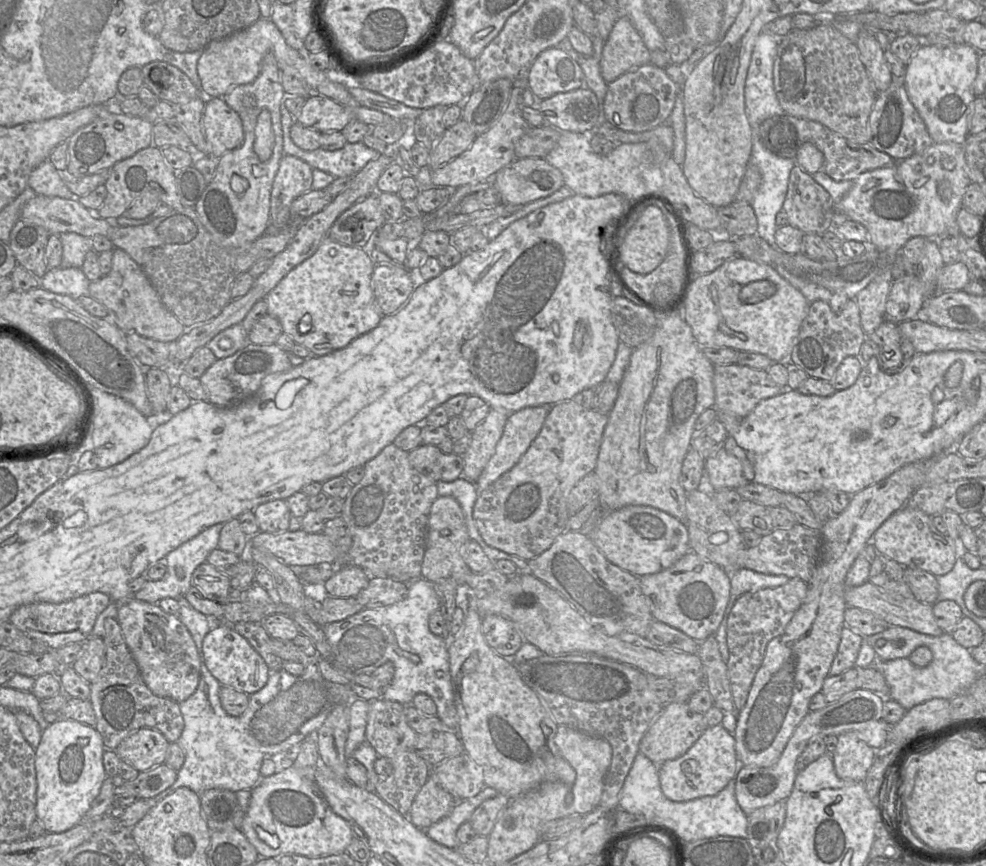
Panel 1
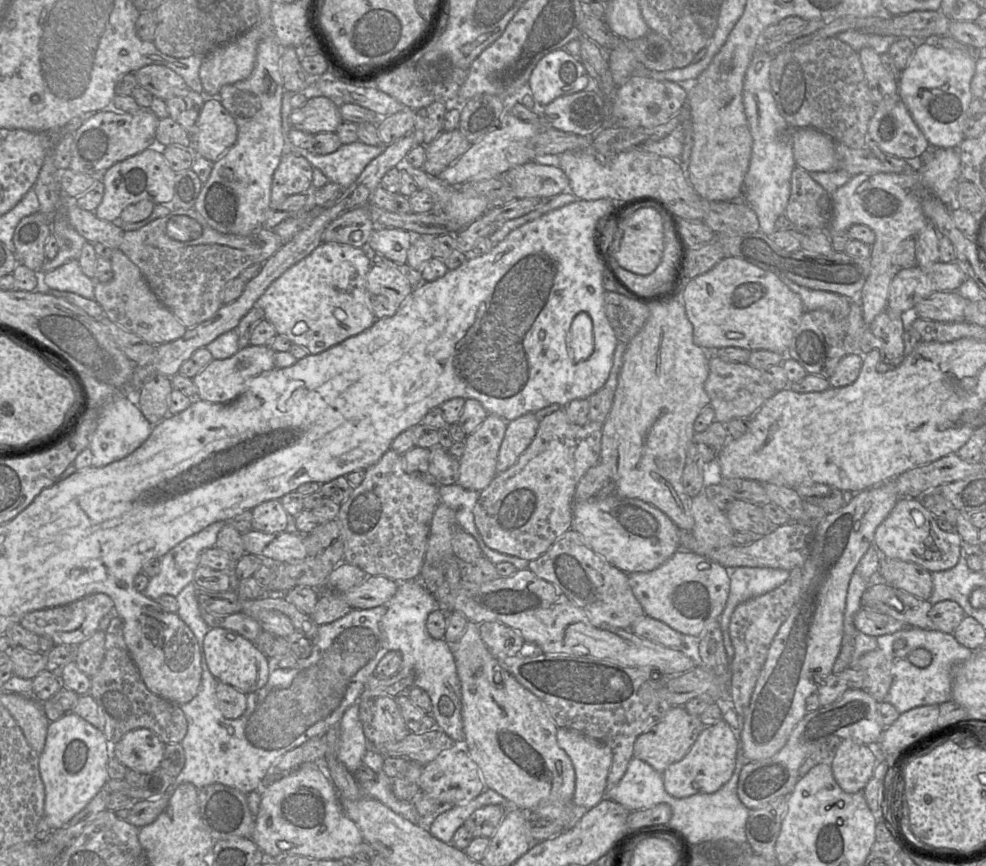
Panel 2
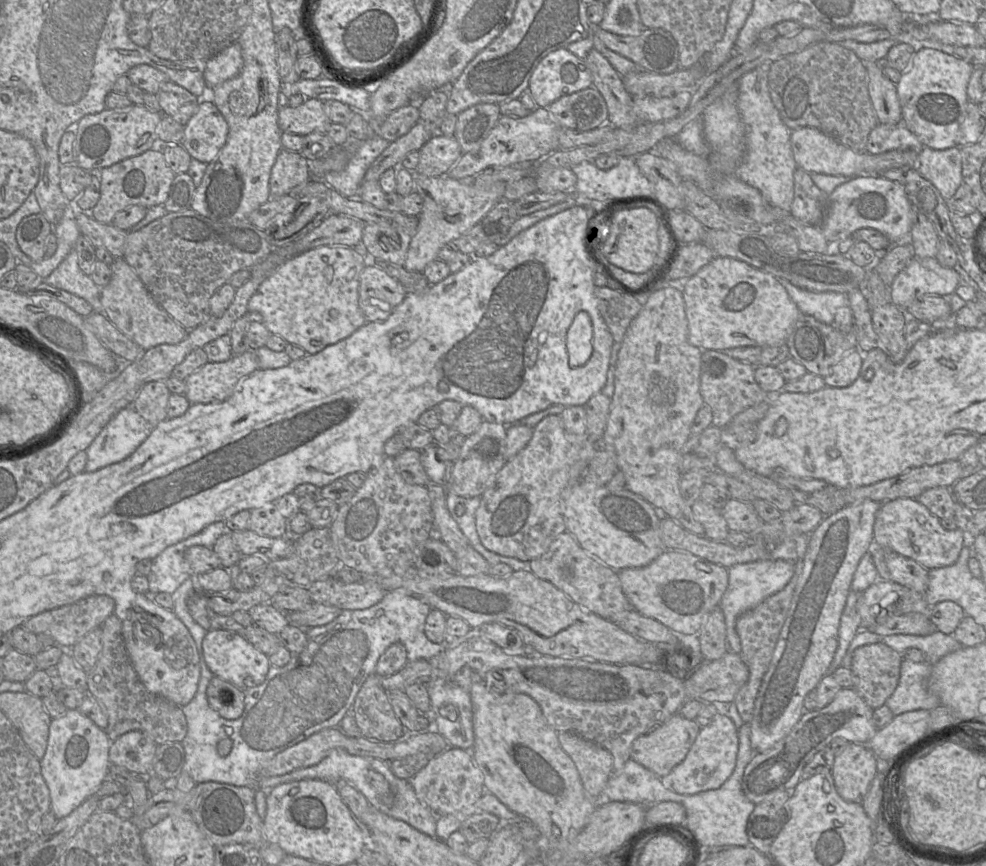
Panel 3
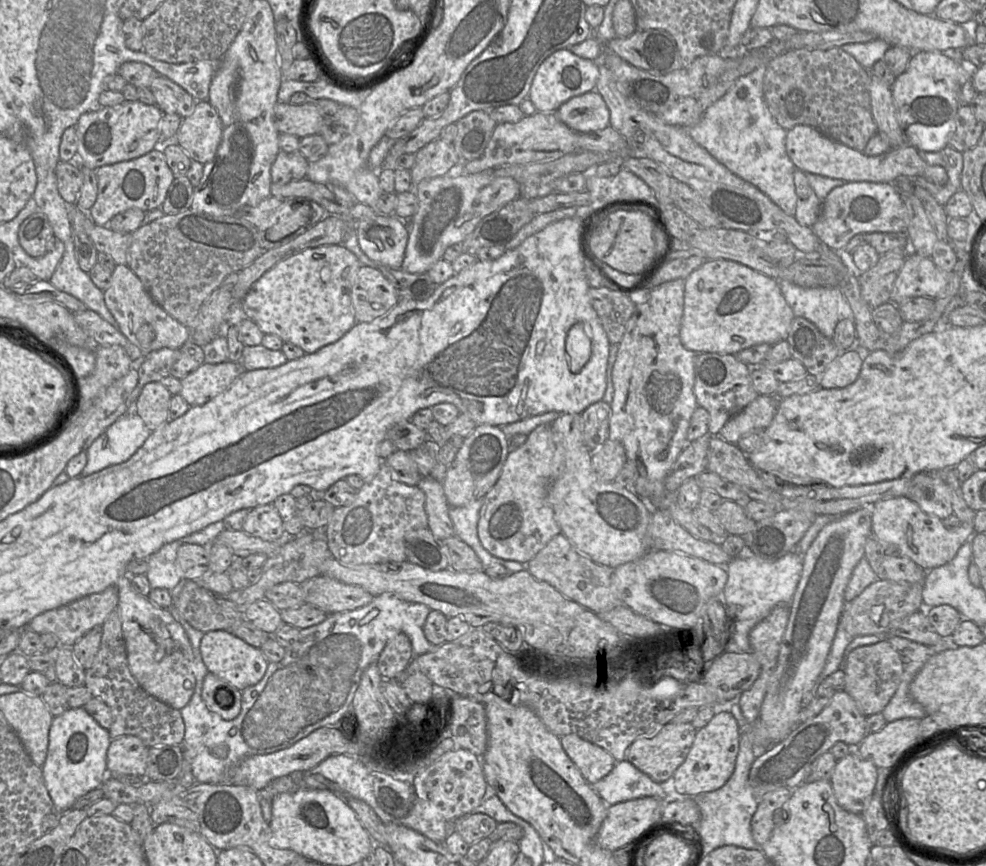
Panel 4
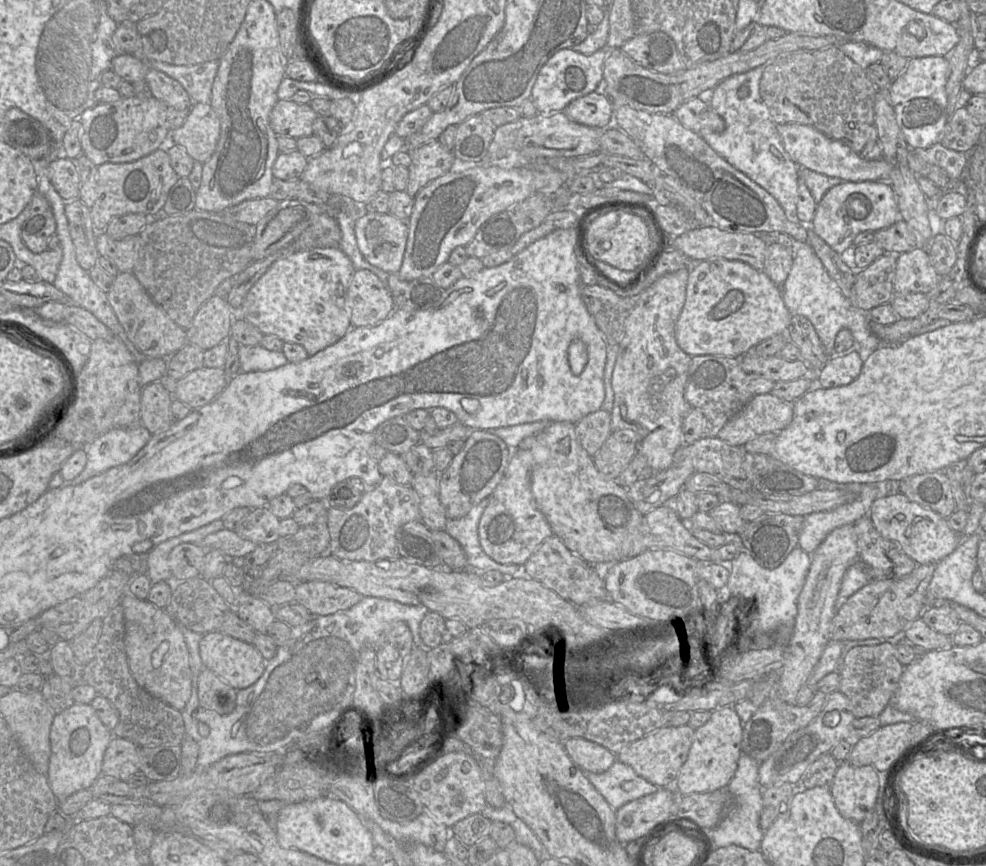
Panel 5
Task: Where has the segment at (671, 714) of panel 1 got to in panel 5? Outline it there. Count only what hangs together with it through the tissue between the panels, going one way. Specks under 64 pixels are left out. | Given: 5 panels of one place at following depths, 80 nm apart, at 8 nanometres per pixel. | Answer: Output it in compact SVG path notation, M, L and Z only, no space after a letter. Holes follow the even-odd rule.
M689 725L663 726L625 746L617 760L629 765L639 776L658 788L668 786L685 762L694 737Z

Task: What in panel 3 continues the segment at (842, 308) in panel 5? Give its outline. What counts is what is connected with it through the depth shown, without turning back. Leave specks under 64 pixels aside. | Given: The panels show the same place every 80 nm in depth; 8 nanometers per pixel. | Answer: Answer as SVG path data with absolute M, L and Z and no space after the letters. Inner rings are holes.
M778 279L801 314L832 325L838 308L849 306L847 294L840 292L811 292L792 285L788 280Z

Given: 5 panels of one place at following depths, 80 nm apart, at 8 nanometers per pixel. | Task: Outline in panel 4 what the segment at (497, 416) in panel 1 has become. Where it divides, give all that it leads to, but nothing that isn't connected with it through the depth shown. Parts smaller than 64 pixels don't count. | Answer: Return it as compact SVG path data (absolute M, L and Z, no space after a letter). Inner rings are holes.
M481 424L464 439L455 459L447 467L442 481L444 494L450 507L461 507L483 499L497 482L510 451L510 440L499 426Z

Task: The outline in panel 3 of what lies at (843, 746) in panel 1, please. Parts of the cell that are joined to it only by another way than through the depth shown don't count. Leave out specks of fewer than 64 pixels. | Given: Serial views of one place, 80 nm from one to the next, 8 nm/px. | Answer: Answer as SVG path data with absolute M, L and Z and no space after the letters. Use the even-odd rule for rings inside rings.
M848 743L845 749L834 757L831 774L839 796L848 802L861 803L877 773L877 757L865 745Z

